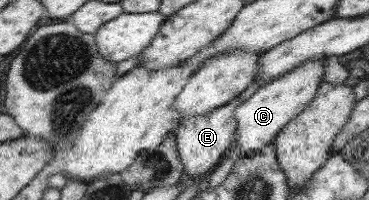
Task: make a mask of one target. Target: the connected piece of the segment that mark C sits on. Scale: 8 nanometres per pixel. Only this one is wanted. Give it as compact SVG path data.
M327 58L307 60L294 71L287 72L286 75L266 85L261 85L251 98L240 103L236 110L236 118L239 121L236 146L242 148L247 154L267 147L291 120L307 110L325 80L327 69L324 68L324 63L328 63Z

